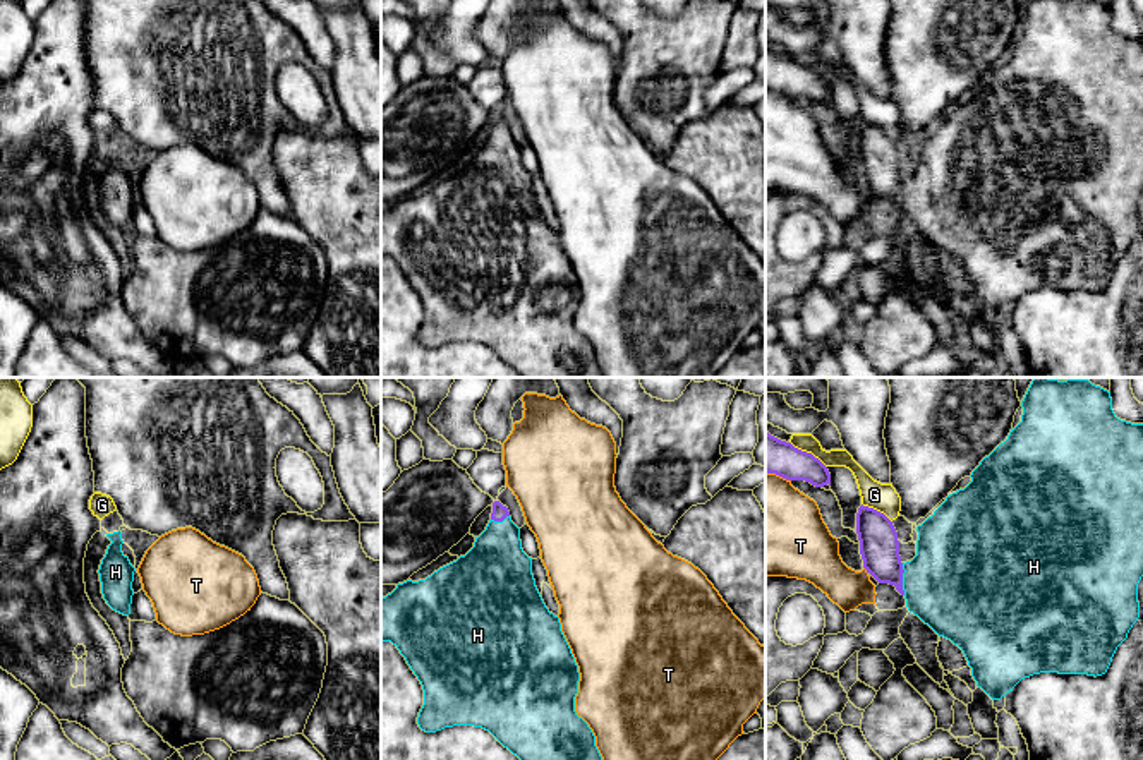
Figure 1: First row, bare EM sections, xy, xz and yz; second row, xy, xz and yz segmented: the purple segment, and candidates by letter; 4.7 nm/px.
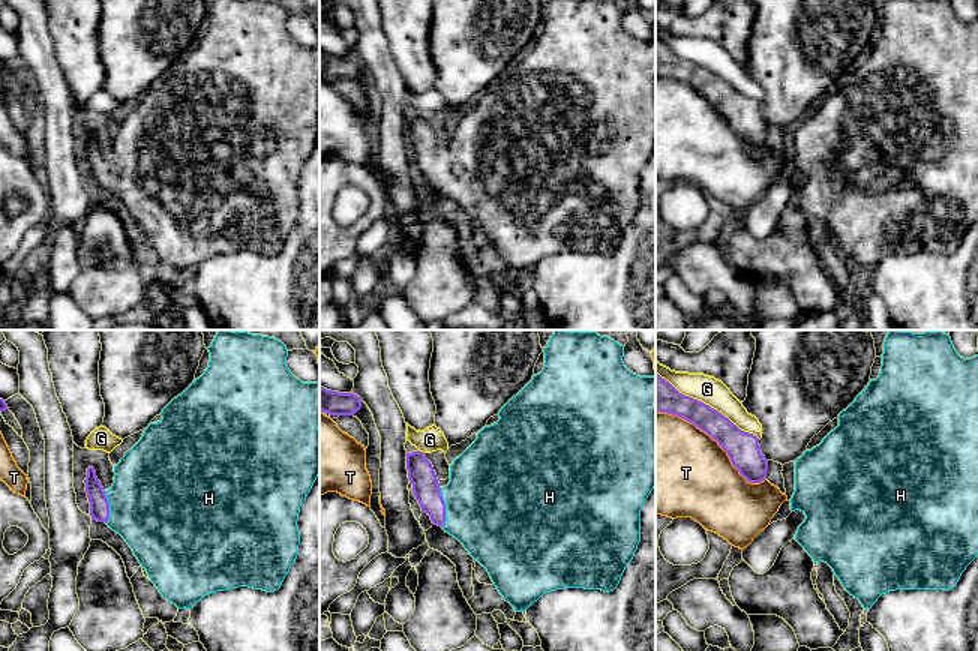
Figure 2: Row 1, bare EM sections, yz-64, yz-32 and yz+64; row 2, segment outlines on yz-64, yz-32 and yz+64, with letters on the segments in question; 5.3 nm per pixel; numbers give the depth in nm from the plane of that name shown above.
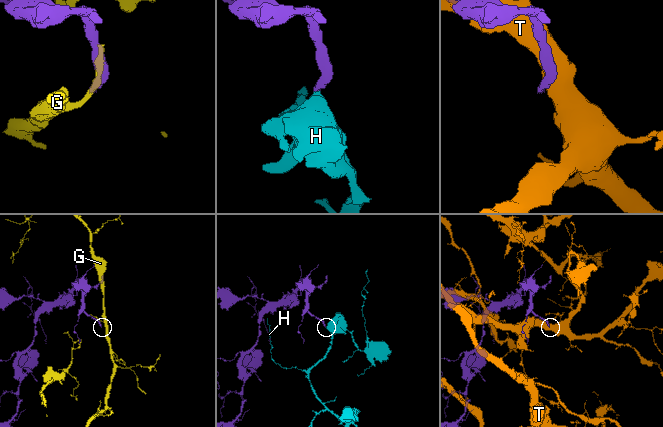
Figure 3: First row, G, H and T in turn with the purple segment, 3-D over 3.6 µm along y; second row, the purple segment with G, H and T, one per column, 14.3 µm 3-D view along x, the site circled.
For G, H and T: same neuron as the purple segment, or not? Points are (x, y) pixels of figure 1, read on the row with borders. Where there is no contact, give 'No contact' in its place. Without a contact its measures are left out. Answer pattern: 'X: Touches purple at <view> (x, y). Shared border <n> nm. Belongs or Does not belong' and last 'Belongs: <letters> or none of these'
G: Touches purple at yz (809, 453). Shared border 220 nm. Does not belong
H: Touches purple at yz (901, 579). Shared border 150 nm. Belongs
T: Touches purple at yz (865, 568). Shared border 40 nm. Does not belong
Belongs: H

